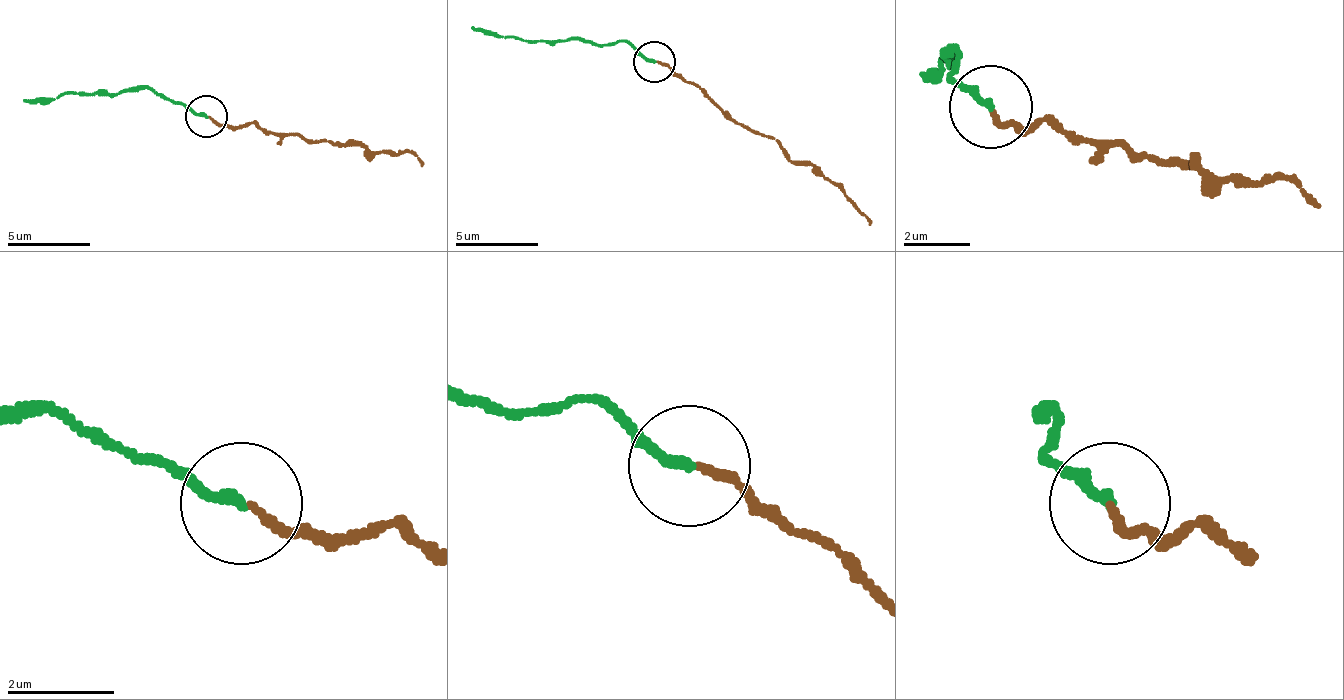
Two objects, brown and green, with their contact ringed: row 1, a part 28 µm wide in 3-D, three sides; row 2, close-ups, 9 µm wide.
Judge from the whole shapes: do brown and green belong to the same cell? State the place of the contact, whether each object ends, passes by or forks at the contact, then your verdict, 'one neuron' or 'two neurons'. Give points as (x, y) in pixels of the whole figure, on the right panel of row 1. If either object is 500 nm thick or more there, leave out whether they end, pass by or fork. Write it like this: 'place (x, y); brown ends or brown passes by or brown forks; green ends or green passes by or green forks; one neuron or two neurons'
place (990, 107); brown ends; green ends; two neurons

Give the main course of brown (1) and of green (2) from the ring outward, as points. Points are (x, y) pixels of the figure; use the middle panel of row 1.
1: (657, 60), (727, 114), (769, 135), (794, 160), (806, 160), (844, 193), (868, 226)
2: (653, 60), (624, 39), (595, 44), (516, 39), (470, 27)

